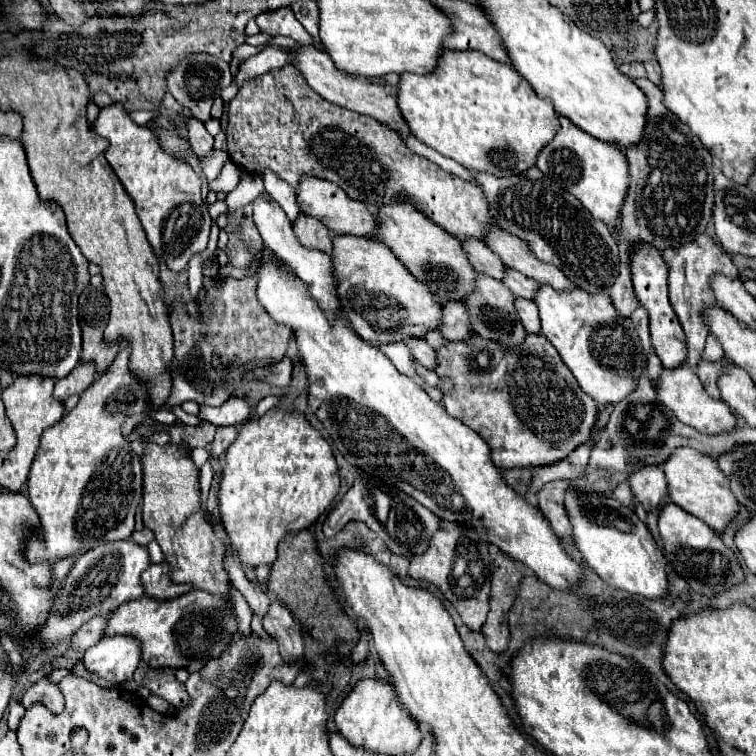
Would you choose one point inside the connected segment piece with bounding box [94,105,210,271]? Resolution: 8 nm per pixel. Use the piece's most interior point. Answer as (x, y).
(166, 191)

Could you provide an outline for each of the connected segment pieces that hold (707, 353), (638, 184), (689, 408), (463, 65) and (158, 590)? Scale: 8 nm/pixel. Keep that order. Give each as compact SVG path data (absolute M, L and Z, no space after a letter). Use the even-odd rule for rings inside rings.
M708 335L708 339L706 339L706 349L704 349L701 358L716 361L720 359L723 354L723 349L718 345L718 341L714 341L714 337Z
M656 87L656 93L646 93L646 97L650 107L646 133L638 147L630 147L624 153L630 165L630 193L624 203L622 231L618 237L620 275L610 287L612 303L622 315L630 315L638 305L630 277L630 255L636 249L632 245L648 243L658 251L664 251L674 245L690 243L706 231L714 199L714 165L706 147L688 129L688 125L666 109L660 87Z
M682 365L678 369L664 369L662 377L658 381L658 387L656 387L656 395L658 395L660 403L664 403L668 409L672 409L674 415L682 423L698 429L700 433L718 435L718 433L734 431L736 429L736 417L730 411L730 407L722 399L712 399L704 391L698 375L690 367L686 367L686 365Z
M444 51L434 73L404 73L398 85L398 107L416 139L444 157L458 161L472 171L488 171L496 177L512 177L536 163L538 153L558 131L558 113L550 101L540 99L532 85L512 67L498 63L478 51Z
M166 561L150 565L142 573L142 583L146 595L156 599L174 599L190 591L190 585L174 585L174 581L170 581L170 565L166 565Z

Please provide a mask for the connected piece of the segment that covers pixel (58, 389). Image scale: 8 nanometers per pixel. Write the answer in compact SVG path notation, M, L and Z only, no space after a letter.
M94 361L80 363L76 369L70 371L70 375L62 377L62 381L56 381L54 395L56 395L58 399L62 399L62 401L66 401L66 399L68 399L70 395L74 395L74 393L80 395L82 391L86 391L86 389L92 385L96 373L98 373L98 369L96 369Z

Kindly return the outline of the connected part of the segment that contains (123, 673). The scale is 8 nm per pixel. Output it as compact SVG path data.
M102 637L98 645L84 653L84 665L90 673L96 673L112 683L124 683L132 679L142 653L134 637Z

